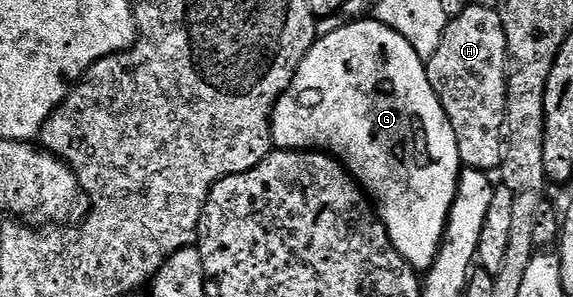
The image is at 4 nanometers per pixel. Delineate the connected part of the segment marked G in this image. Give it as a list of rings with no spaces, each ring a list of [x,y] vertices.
[[[363,17],[358,21],[344,22],[337,30],[330,31],[327,35],[318,36],[315,44],[309,49],[309,53],[301,61],[289,89],[284,91],[282,97],[275,102],[275,109],[271,114],[271,142],[281,151],[313,151],[326,153],[331,158],[338,159],[346,167],[352,179],[369,196],[375,210],[379,212],[379,219],[385,225],[397,253],[401,253],[401,257],[405,257],[405,261],[409,266],[415,268],[416,272],[426,273],[433,266],[438,249],[442,245],[443,232],[447,227],[451,206],[454,205],[461,164],[453,125],[449,121],[437,93],[433,93],[433,85],[429,85],[427,64],[413,49],[413,45],[409,45],[409,41],[405,41],[405,37],[401,37],[401,33],[389,29],[374,17]]]

